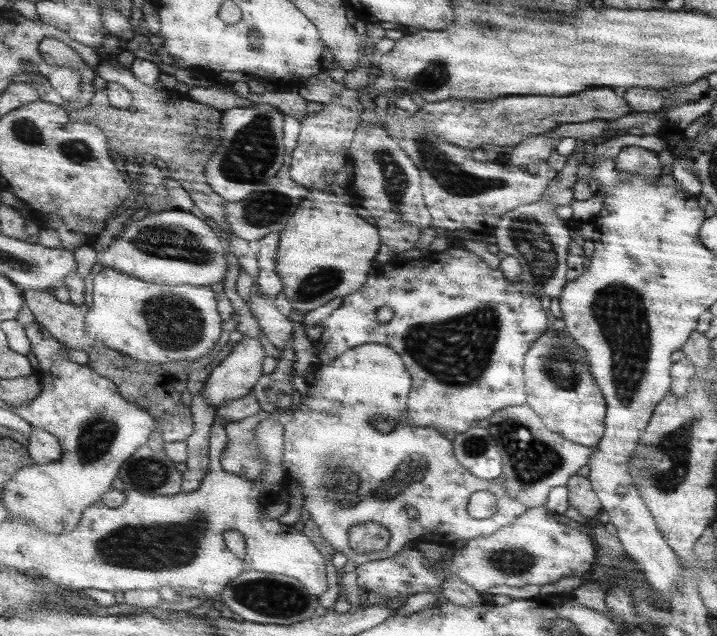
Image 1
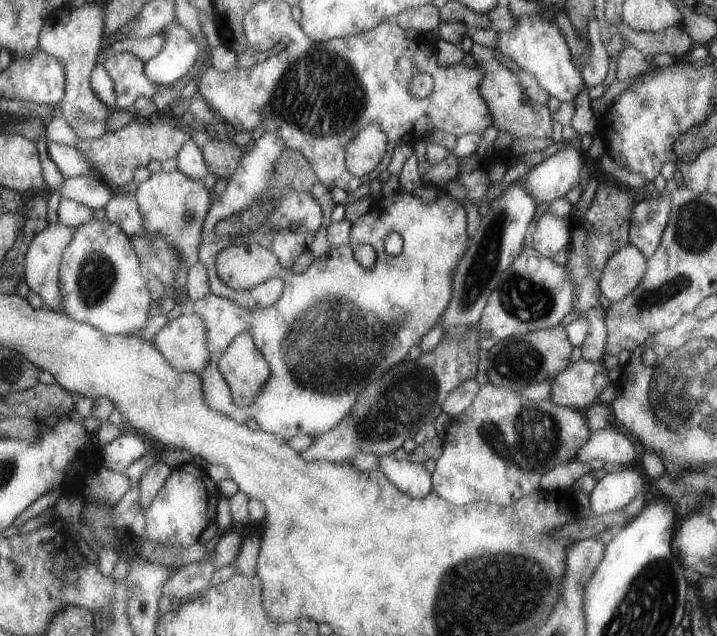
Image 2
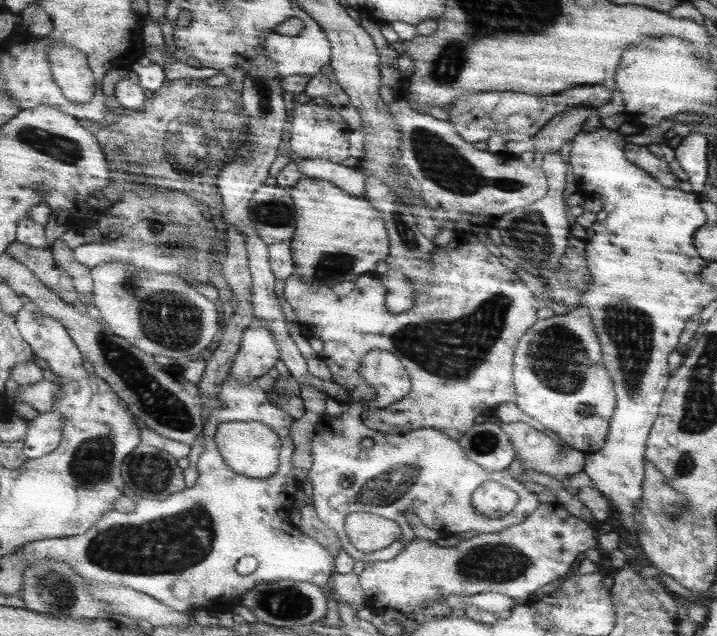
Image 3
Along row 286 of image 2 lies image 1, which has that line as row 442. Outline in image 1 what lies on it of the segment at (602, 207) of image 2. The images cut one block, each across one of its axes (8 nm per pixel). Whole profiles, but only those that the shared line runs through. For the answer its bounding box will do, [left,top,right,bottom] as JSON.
[522,330,605,448]

